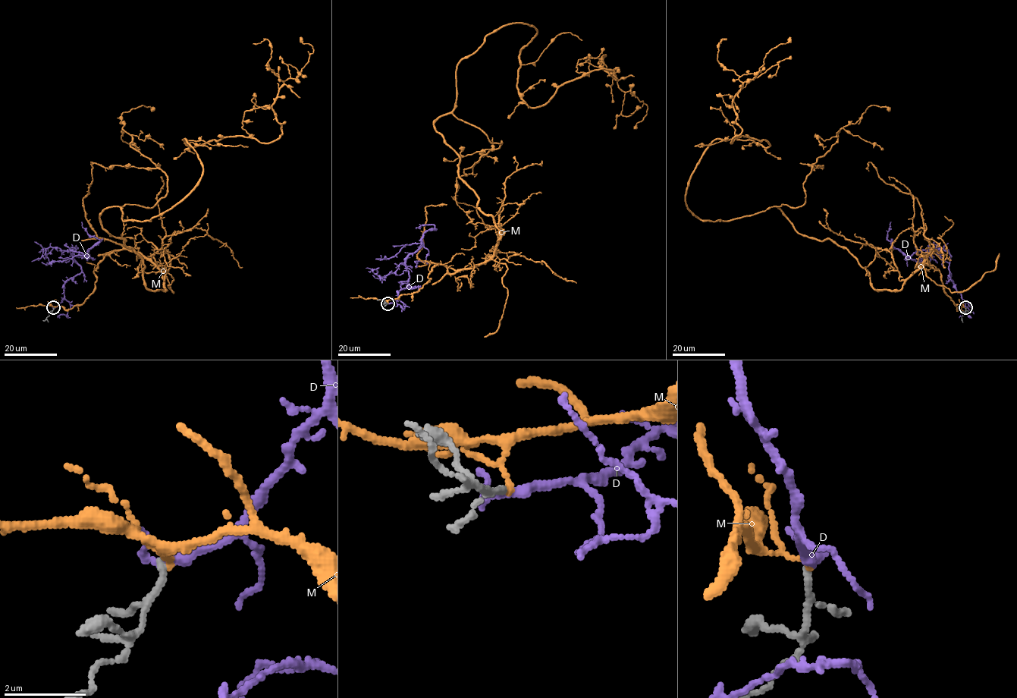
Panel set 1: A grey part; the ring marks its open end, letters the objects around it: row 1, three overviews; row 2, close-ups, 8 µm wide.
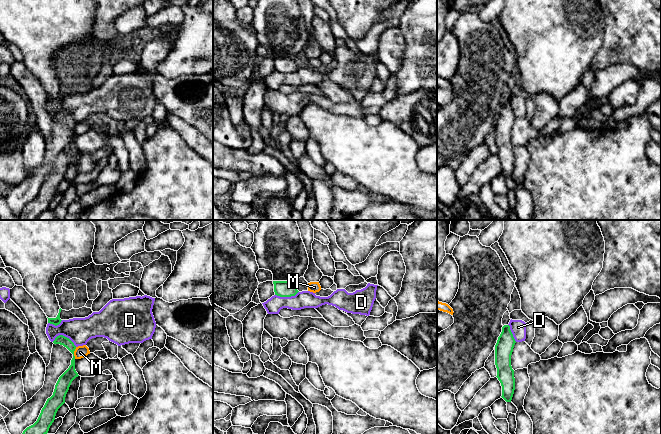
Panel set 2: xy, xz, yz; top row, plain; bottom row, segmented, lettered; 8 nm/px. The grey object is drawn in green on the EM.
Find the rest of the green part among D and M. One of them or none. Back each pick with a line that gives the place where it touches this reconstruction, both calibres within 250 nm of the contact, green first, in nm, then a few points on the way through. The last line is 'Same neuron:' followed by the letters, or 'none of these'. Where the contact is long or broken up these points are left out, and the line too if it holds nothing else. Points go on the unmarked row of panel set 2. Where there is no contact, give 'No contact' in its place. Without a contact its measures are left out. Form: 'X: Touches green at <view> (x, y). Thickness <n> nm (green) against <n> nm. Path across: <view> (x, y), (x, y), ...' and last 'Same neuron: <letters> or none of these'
Same neuron: none of these

